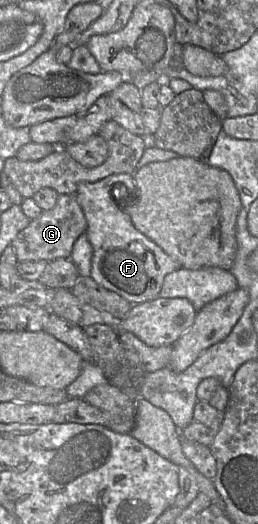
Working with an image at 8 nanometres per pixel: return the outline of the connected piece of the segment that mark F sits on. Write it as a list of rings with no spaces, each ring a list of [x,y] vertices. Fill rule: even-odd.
[[[120,173],[107,176],[97,182],[81,183],[78,185],[75,195],[87,221],[85,234],[93,248],[90,276],[101,286],[116,292],[134,305],[160,297],[165,276],[181,268],[181,265],[154,241],[135,228],[130,216],[124,210],[123,201],[126,200],[128,191],[137,193],[133,175]]]

